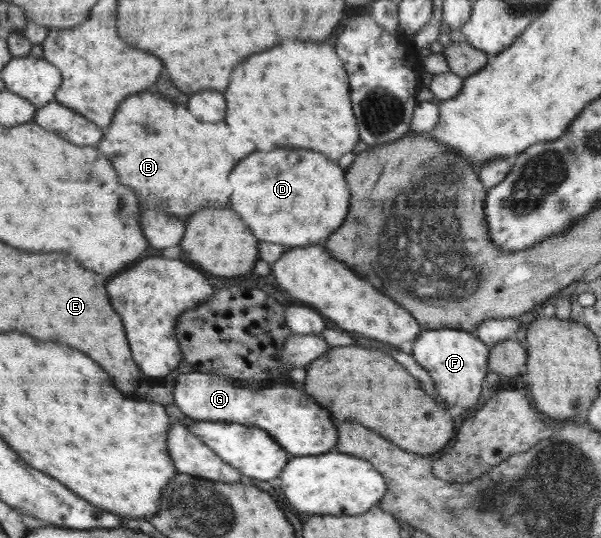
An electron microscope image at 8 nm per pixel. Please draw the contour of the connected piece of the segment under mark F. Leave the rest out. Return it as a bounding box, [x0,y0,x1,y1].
[412,329,490,409]

